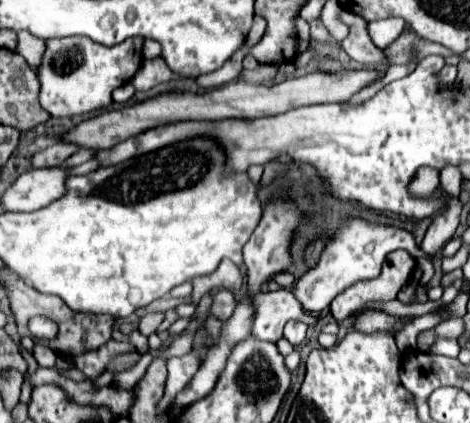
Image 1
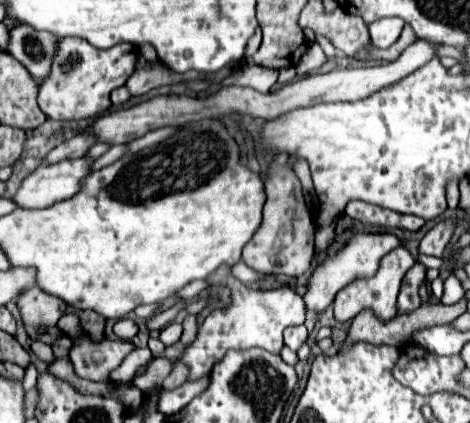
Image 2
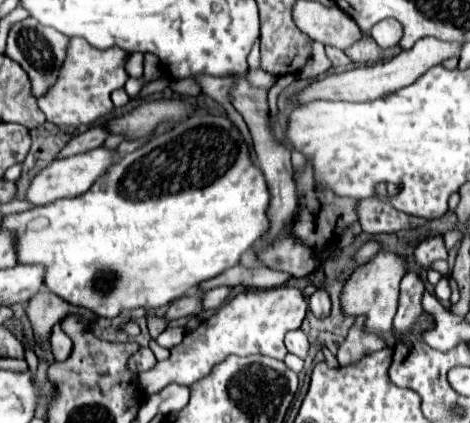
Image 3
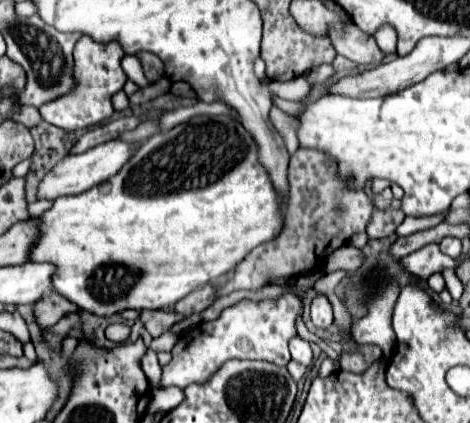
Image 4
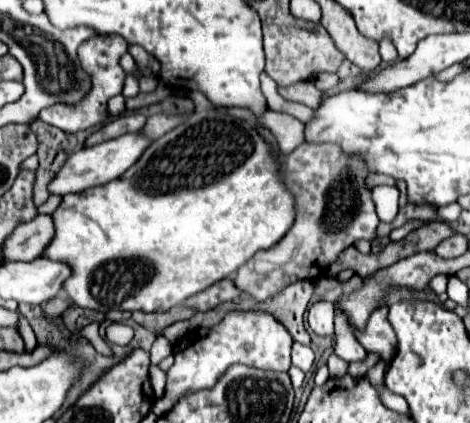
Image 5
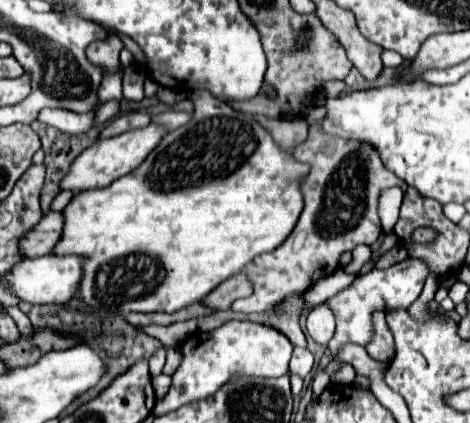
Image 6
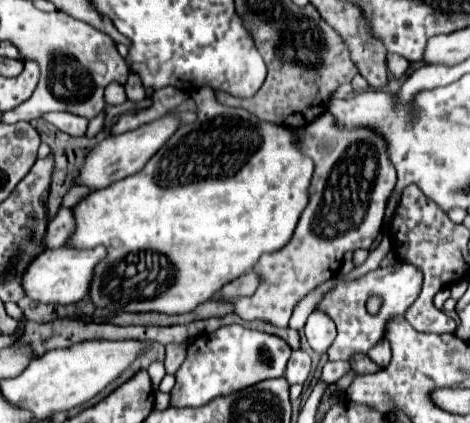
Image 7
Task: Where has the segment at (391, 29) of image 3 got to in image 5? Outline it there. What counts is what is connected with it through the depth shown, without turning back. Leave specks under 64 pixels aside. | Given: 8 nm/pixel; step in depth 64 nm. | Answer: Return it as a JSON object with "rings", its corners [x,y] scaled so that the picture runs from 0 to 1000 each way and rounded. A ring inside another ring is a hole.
{"rings":[[[813,95],[813,99],[809,99],[809,132],[813,132],[813,142],[826,147],[826,151],[838,151],[838,147],[847,142],[847,123],[843,123],[843,113],[838,113],[826,95]]]}

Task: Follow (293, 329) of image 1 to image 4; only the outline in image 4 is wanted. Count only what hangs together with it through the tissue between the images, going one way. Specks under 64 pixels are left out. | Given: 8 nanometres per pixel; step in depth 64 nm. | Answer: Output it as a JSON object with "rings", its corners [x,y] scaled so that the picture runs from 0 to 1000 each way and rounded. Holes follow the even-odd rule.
{"rings":[[[634,794],[617,804],[617,837],[621,837],[621,851],[634,861],[647,861],[647,865],[664,861],[664,823],[655,809],[647,809]]]}

